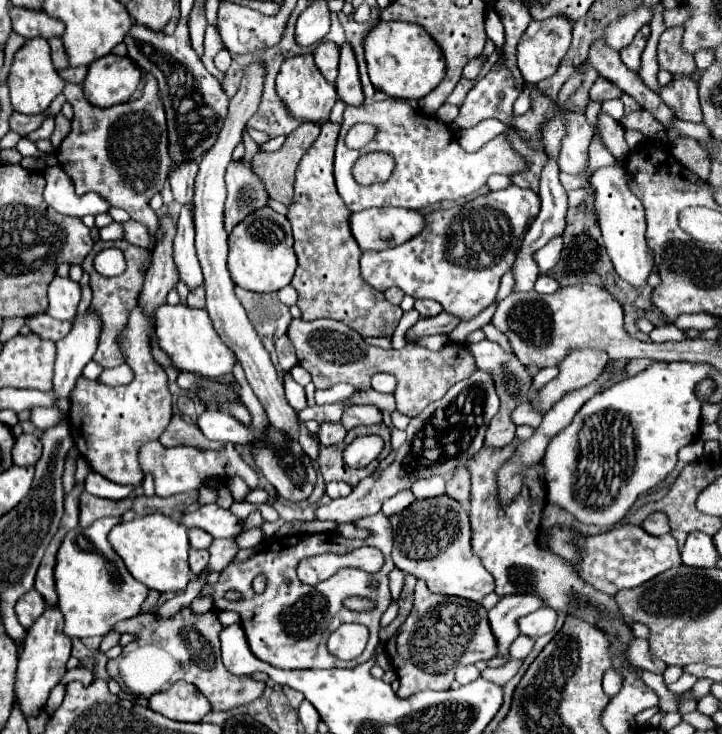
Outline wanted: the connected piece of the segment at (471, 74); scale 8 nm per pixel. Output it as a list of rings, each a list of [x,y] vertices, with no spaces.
[[[472,58],[472,60],[464,66],[462,76],[464,76],[466,80],[476,80],[476,78],[478,78],[478,74],[480,74],[480,70],[482,70],[482,64],[484,64],[484,60],[482,60],[482,58]]]

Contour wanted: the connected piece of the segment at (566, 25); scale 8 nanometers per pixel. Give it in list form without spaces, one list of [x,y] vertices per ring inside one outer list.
[[[558,16],[558,18],[550,18],[550,20],[542,20],[542,22],[532,20],[528,30],[522,34],[522,38],[518,42],[518,68],[524,76],[524,80],[542,82],[542,80],[550,78],[558,70],[564,54],[568,52],[570,38],[572,38],[572,22],[568,18]]]

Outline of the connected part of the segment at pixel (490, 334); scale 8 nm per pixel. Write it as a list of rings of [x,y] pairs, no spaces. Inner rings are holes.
[[[486,324],[486,326],[482,326],[482,330],[484,330],[484,334],[486,334],[486,338],[488,340],[492,340],[492,342],[498,342],[508,354],[512,354],[512,348],[510,348],[510,344],[504,340],[504,336],[500,334],[500,330],[496,330],[492,324]]]

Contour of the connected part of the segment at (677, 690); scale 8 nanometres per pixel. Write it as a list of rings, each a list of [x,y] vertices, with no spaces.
[[[682,674],[674,684],[668,684],[666,688],[670,690],[670,692],[674,692],[674,694],[682,694],[682,692],[688,692],[694,684],[696,684],[696,676],[692,676],[692,674]]]

